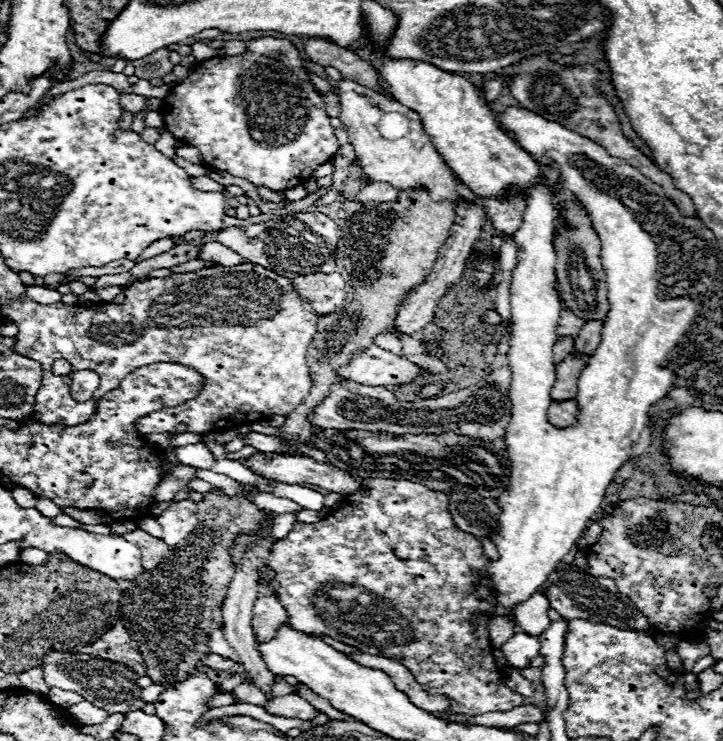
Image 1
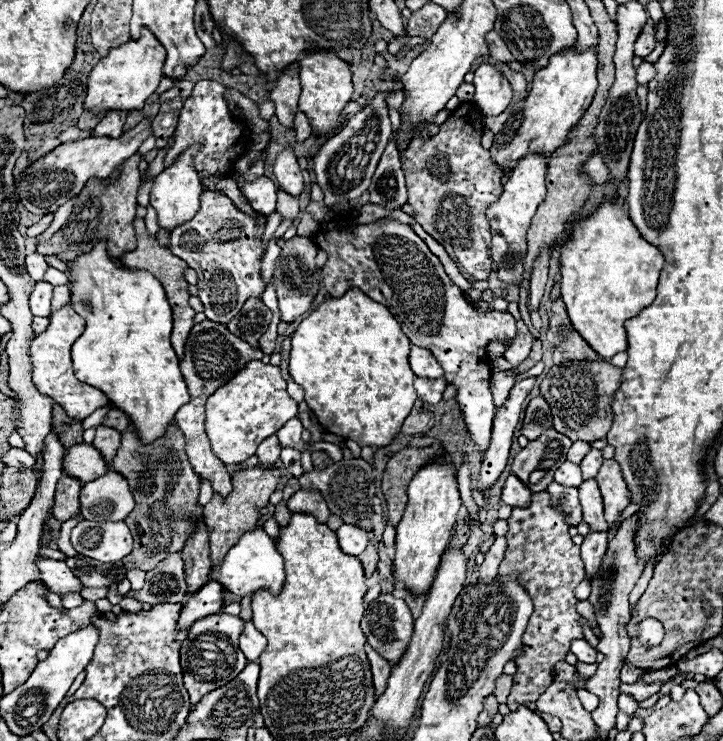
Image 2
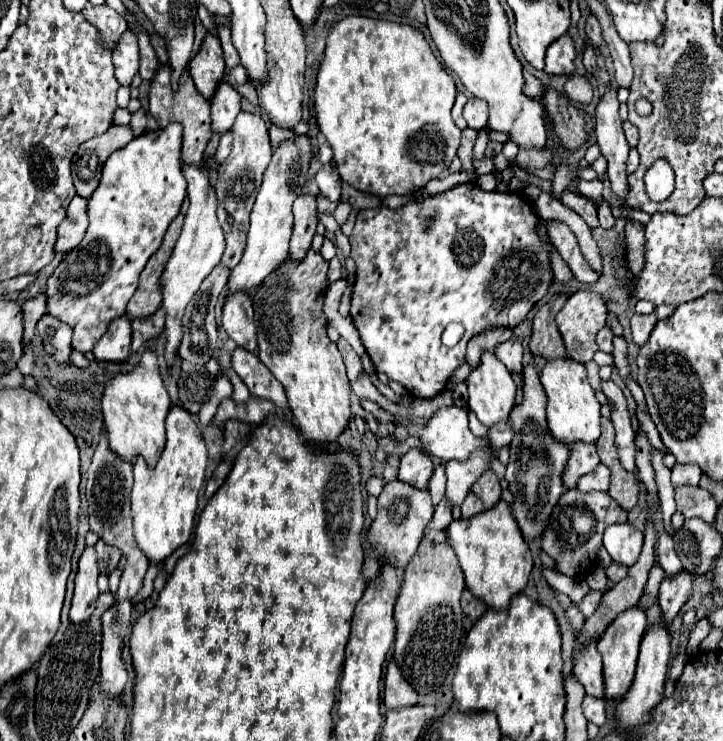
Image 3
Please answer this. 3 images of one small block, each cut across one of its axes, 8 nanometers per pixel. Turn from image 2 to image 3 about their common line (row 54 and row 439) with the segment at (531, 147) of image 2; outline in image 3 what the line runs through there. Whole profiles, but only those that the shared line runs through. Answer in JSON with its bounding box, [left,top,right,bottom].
[540,360,600,446]

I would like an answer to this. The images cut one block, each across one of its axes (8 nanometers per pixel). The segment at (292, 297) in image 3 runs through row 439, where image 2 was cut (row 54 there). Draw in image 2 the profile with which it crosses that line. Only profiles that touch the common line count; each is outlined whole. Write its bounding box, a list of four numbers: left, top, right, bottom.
[300,48,354,134]

